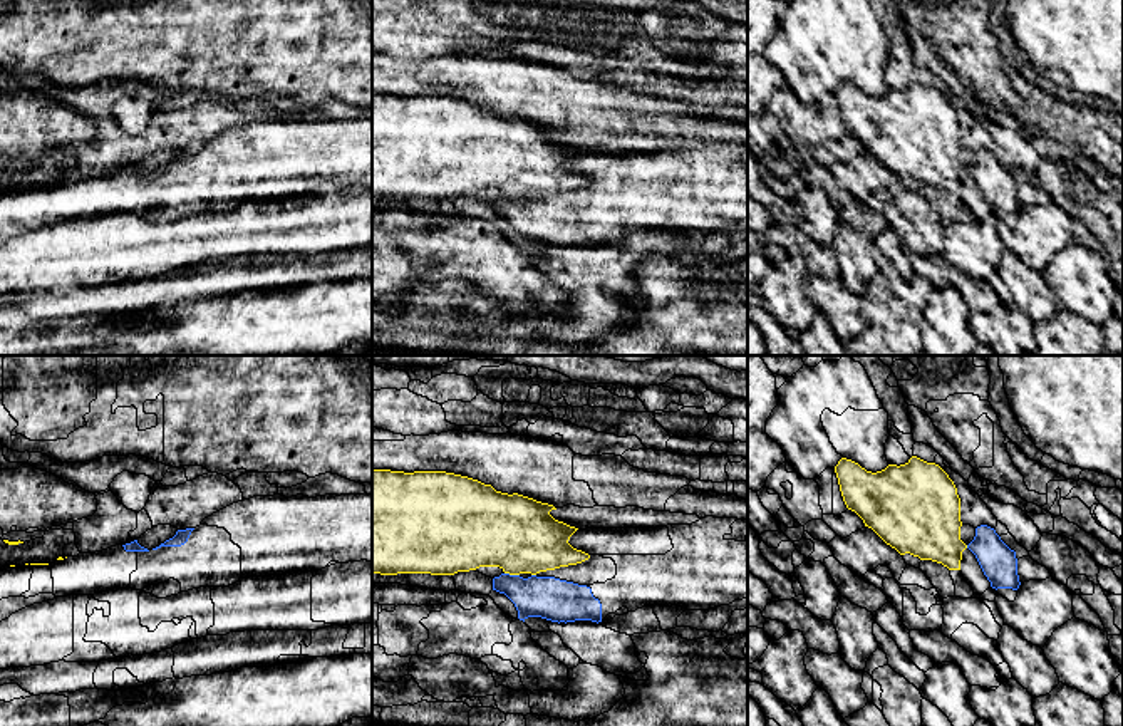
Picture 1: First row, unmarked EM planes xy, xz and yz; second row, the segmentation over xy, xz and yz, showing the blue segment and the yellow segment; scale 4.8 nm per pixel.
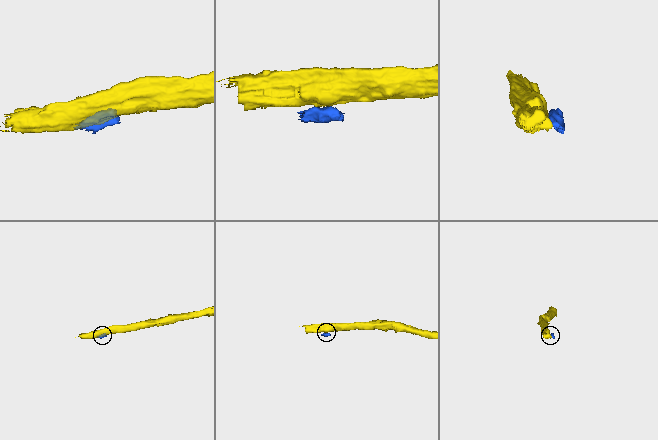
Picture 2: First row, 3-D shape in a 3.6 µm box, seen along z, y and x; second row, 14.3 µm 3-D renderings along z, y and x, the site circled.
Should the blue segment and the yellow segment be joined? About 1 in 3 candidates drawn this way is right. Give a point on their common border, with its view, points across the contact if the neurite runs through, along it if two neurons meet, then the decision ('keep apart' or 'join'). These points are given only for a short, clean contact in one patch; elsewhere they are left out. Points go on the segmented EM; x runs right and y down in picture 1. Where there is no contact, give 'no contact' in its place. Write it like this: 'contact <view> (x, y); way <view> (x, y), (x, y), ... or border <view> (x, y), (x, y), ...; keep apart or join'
contact xz (512, 575); border xz (505, 572), (518, 575); keep apart

